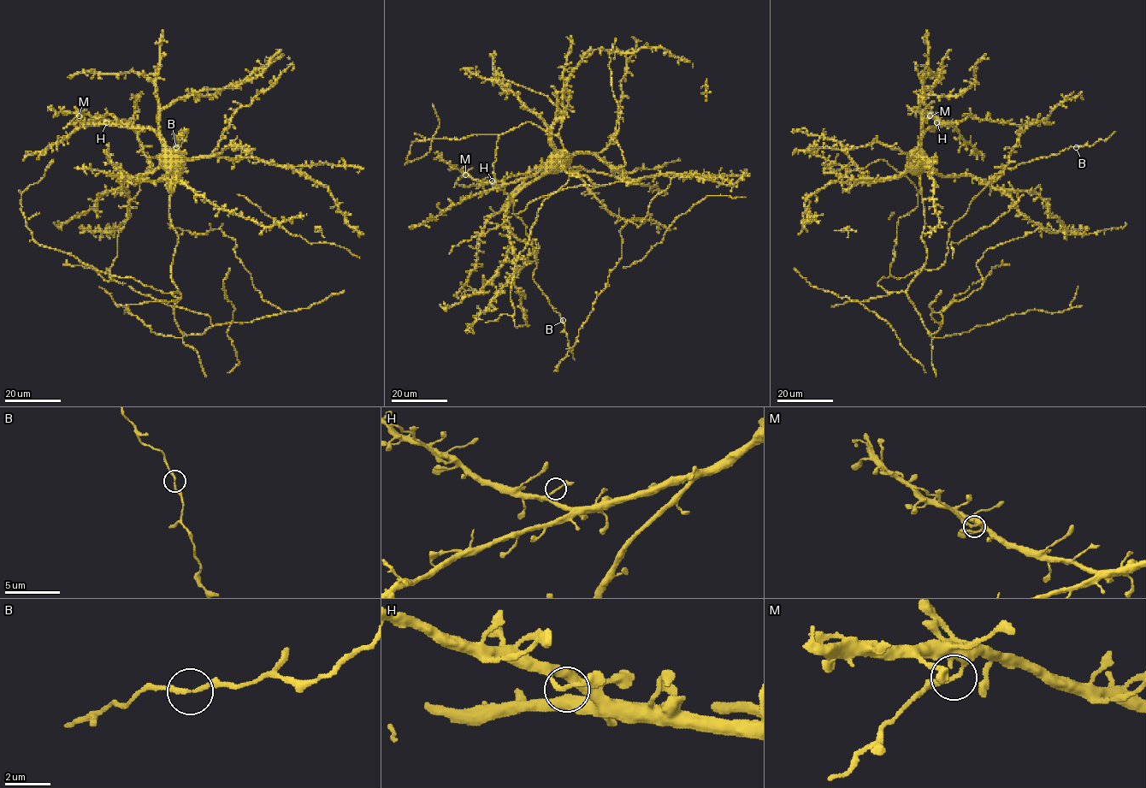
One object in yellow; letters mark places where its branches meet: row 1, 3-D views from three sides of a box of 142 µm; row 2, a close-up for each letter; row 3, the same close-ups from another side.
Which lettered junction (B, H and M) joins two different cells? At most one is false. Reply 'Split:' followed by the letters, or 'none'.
Split: M

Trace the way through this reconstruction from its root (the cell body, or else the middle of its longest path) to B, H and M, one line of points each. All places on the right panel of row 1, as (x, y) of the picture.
B: (916, 157), (912, 158), (914, 162), (944, 175), (972, 175), (993, 181), (1006, 168), (1076, 147)
H: (916, 157), (912, 158), (912, 154), (918, 141), (929, 129), (941, 124), (939, 121), (936, 122)
M: (916, 157), (912, 158), (912, 154), (923, 134), (941, 124), (934, 115), (930, 113), (930, 115)

